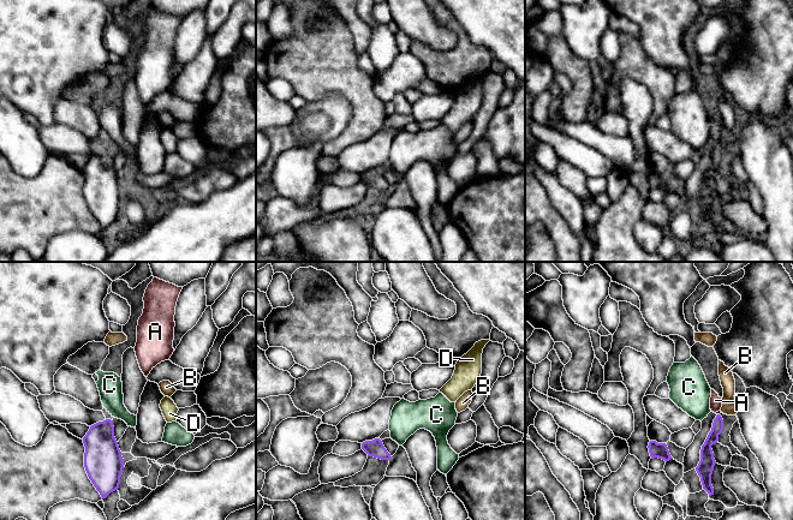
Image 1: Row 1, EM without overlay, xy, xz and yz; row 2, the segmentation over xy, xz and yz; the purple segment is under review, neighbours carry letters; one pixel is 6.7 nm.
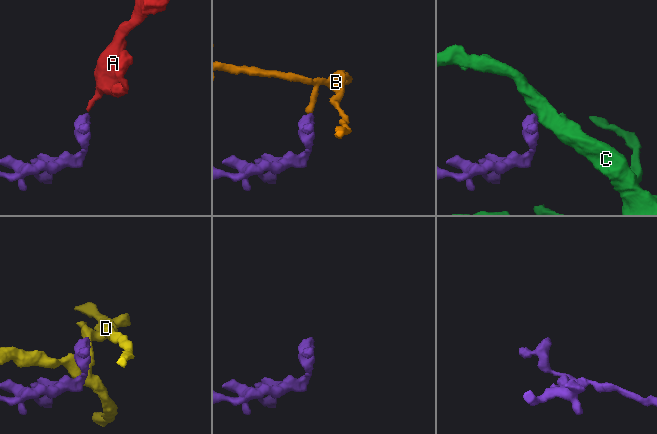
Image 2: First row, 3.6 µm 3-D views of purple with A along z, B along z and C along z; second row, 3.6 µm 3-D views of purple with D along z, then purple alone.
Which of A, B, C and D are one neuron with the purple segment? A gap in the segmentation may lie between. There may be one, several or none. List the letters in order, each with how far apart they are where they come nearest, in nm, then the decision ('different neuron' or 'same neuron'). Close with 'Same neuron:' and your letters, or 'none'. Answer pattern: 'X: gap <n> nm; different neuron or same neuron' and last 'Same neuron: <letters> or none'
A: gap 20 nm; same neuron
B: gap 30 nm; different neuron
C: gap 30 nm; different neuron
D: gap 340 nm; different neuron
Same neuron: A

